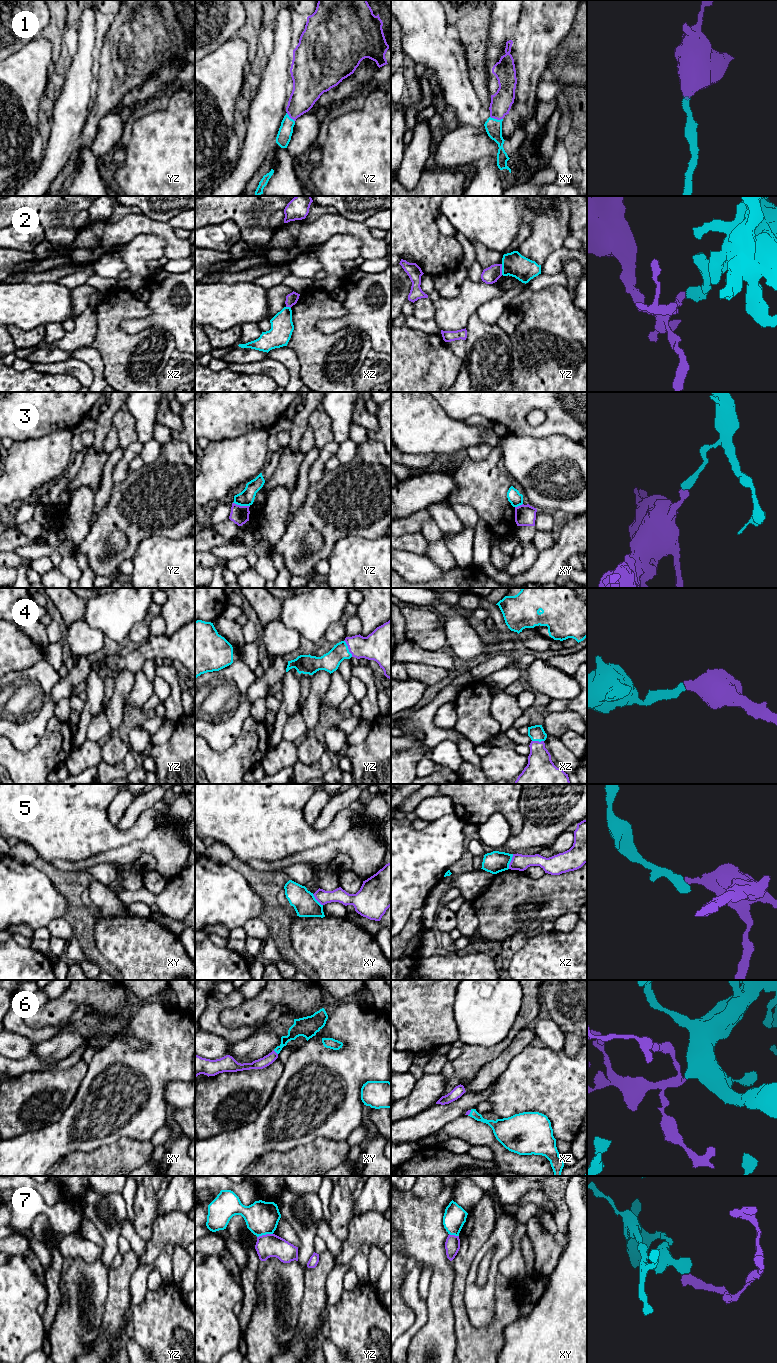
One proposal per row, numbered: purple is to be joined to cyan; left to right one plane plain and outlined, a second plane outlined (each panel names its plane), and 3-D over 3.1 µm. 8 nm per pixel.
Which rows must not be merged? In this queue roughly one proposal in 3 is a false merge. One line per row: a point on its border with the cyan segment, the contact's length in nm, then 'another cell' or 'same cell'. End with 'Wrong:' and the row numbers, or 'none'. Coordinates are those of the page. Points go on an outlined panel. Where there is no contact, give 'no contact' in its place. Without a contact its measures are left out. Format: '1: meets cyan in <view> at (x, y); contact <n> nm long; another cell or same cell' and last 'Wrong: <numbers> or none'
1: meets cyan in xy at (496, 119); contact 110 nm long; same cell
2: meets cyan in yz at (502, 269); contact 90 nm long; another cell
3: meets cyan in yz at (241, 505); contact 140 nm long; another cell
4: meets cyan in yz at (347, 648); contact 150 nm long; same cell
5: meets cyan in xz at (510, 861); contact 130 nm long; another cell
6: meets cyan in xy at (275, 1051); contact 50 nm long; same cell
7: meets cyan in yz at (264, 1234); contact 130 nm long; another cell
Wrong: 2, 3, 5, 7

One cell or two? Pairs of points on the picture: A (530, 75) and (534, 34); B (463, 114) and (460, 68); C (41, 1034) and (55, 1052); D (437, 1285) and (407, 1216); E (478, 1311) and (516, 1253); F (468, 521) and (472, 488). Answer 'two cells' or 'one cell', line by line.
A: one cell
B: one cell
C: two cells
D: one cell
E: two cells
F: two cells

